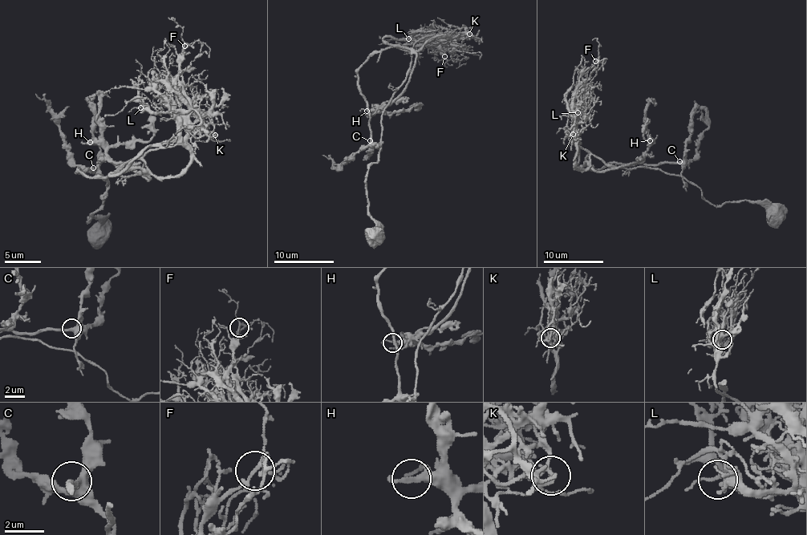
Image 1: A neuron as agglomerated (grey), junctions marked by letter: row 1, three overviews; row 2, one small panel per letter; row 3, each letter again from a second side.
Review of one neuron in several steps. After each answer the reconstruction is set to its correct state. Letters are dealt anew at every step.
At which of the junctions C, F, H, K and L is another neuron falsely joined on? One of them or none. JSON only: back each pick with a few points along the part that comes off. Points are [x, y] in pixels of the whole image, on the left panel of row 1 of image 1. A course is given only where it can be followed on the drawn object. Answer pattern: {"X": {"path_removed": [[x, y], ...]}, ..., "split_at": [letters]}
{"K": {"path_removed": [[215, 135], [149, 144], [110, 175], [140, 168], [149, 179], [107, 151], [152, 137], [149, 115]]}, "split_at": ["K"]}

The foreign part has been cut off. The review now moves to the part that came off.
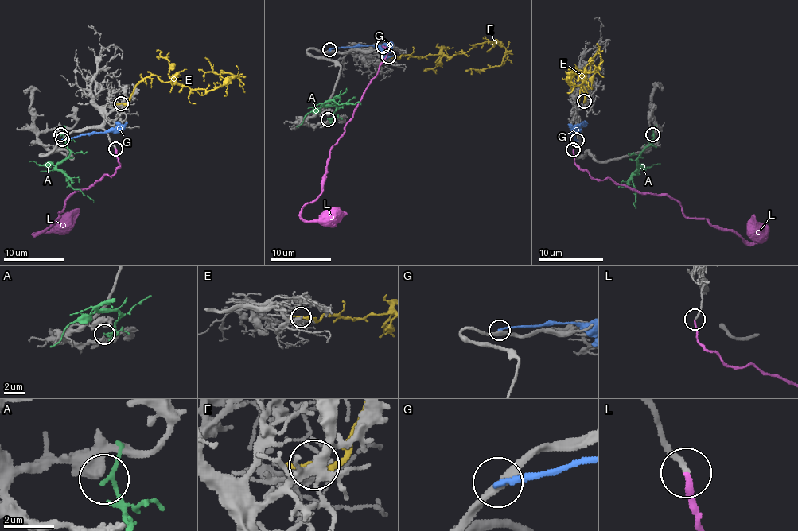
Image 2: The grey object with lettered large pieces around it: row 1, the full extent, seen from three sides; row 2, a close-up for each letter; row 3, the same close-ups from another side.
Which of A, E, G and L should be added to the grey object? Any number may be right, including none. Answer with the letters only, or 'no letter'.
L

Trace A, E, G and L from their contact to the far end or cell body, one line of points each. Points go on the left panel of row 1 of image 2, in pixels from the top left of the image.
A: (61, 134), (70, 153), (56, 168), (65, 175), (73, 188), (79, 188), (94, 202)
E: (121, 103), (128, 102), (134, 88), (153, 75), (164, 82), (211, 90), (238, 76), (208, 71), (203, 81)
G: (62, 139), (116, 132), (126, 122)
L: (114, 148), (119, 166), (112, 175), (75, 190), (58, 218), (34, 234), (68, 220), (79, 208)

